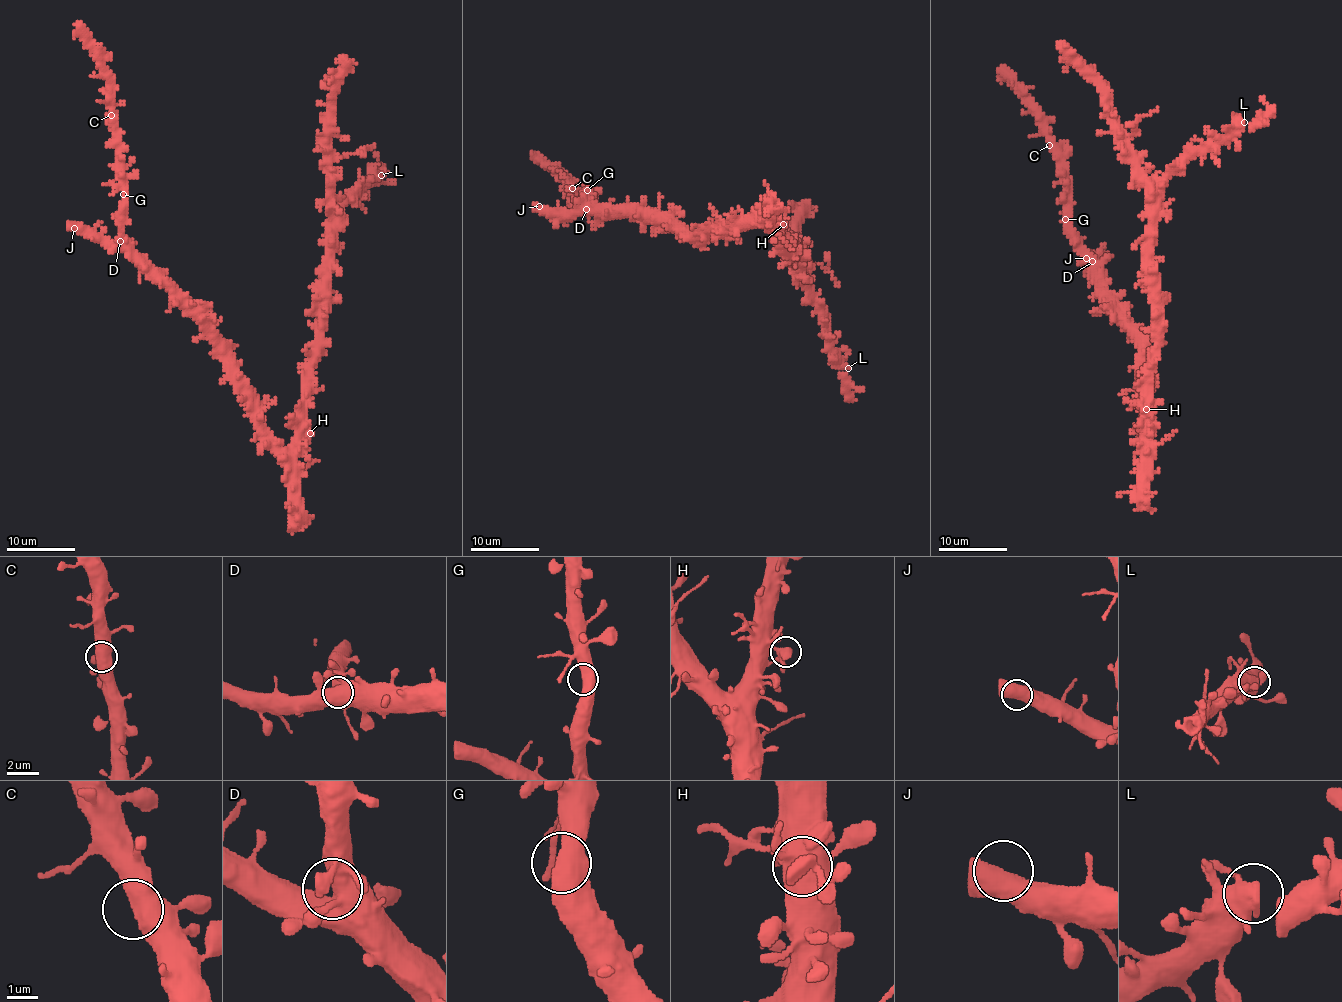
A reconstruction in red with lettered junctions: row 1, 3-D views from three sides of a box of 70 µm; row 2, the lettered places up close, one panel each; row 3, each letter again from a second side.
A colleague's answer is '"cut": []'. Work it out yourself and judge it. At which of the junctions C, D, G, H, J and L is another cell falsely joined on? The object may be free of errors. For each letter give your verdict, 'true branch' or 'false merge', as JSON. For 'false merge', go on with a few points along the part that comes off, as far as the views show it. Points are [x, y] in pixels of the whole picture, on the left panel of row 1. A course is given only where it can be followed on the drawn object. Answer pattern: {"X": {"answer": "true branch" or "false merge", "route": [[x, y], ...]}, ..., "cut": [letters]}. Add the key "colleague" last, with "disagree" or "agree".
{"C": {"answer": "true branch"}, "D": {"answer": "true branch"}, "G": {"answer": "true branch"}, "H": {"answer": "true branch"}, "J": {"answer": "true branch"}, "L": {"answer": "true branch"}, "cut": [], "colleague": "agree"}

